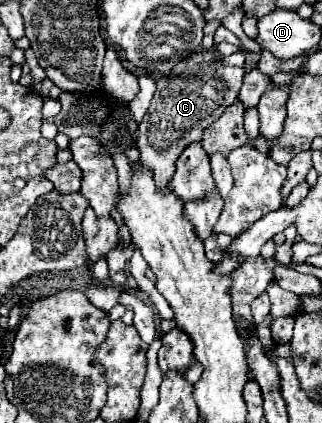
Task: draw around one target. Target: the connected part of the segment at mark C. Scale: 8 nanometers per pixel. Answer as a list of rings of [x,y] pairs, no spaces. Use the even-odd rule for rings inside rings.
[[[216,50],[194,52],[186,60],[178,62],[170,74],[164,74],[156,84],[156,94],[152,104],[138,126],[138,150],[140,162],[154,170],[154,182],[164,188],[174,174],[176,160],[186,148],[186,144],[200,140],[202,132],[210,128],[222,110],[226,110],[234,100],[238,100],[238,90],[242,86],[242,68],[224,66],[224,56]],[[170,144],[170,148],[168,148]]]

